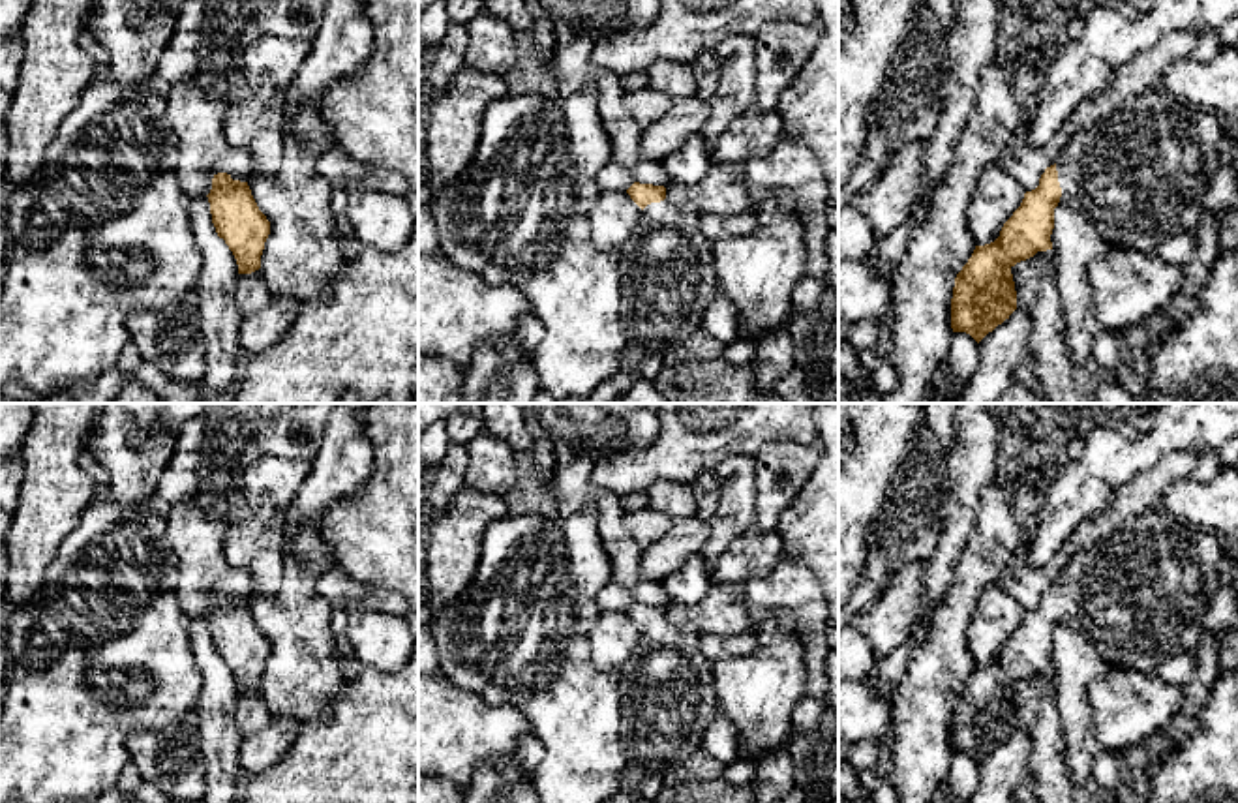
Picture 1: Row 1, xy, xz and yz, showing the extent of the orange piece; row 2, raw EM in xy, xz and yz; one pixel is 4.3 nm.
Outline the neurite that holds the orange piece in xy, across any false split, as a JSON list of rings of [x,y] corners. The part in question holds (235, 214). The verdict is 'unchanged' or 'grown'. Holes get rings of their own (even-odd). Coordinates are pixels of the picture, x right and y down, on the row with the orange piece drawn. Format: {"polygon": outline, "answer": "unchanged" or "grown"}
{"polygon": [[[218,173],[206,197],[216,233],[233,251],[238,274],[259,270],[270,221],[259,210],[248,182]]], "answer": "unchanged"}

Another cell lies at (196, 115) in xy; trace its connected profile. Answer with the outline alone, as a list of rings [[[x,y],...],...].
[[[195,81],[169,84],[165,118],[176,135],[178,173],[227,173],[248,182],[253,169],[251,154],[233,146],[223,131],[223,99]]]

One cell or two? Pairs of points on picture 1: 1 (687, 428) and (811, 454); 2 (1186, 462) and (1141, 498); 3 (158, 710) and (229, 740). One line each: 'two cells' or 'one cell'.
1: two cells
2: one cell
3: two cells

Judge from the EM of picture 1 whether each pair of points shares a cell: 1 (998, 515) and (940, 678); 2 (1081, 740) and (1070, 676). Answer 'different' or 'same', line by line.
1: same
2: same

